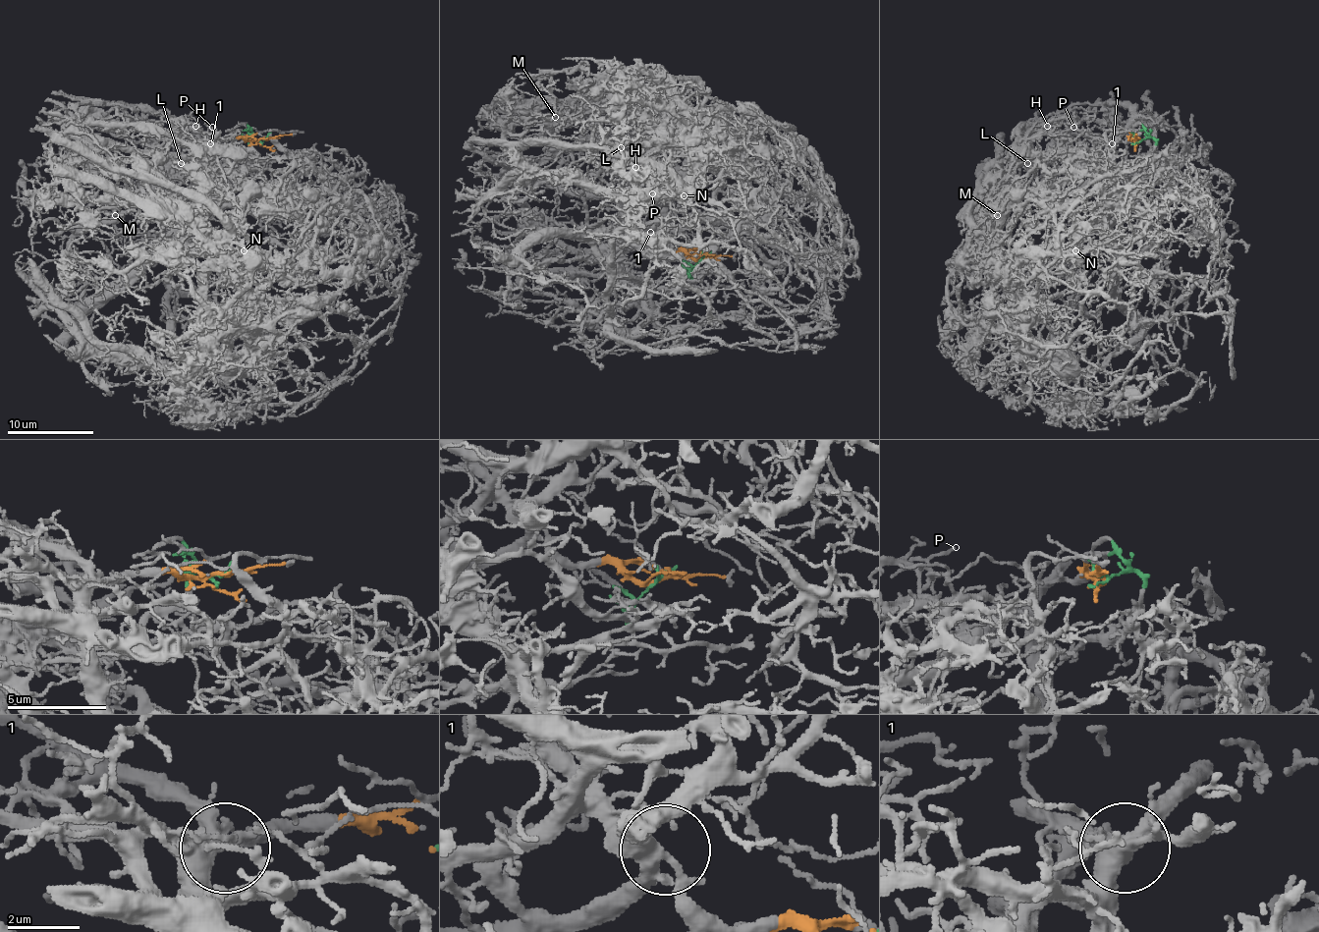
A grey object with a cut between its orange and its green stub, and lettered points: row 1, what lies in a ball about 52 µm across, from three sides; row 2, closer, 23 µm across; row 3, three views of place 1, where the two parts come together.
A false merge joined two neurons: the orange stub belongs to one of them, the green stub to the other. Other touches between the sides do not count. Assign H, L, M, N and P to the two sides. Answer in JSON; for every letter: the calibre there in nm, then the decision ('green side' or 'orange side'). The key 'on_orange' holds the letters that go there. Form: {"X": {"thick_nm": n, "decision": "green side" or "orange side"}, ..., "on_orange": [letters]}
{"H": {"thick_nm": 150, "decision": "orange side"}, "L": {"thick_nm": 140, "decision": "green side"}, "M": {"thick_nm": 110, "decision": "green side"}, "N": {"thick_nm": 100, "decision": "green side"}, "P": {"thick_nm": 100, "decision": "orange side"}, "on_orange": ["H", "P"]}

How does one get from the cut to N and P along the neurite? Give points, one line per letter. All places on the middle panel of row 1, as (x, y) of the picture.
N: (702, 256), (679, 275), (648, 247), (620, 247), (631, 230), (655, 247), (686, 206), (683, 195)
P: (702, 256), (689, 258), (683, 251), (666, 251), (646, 223), (664, 206), (666, 182), (657, 178), (652, 192)

